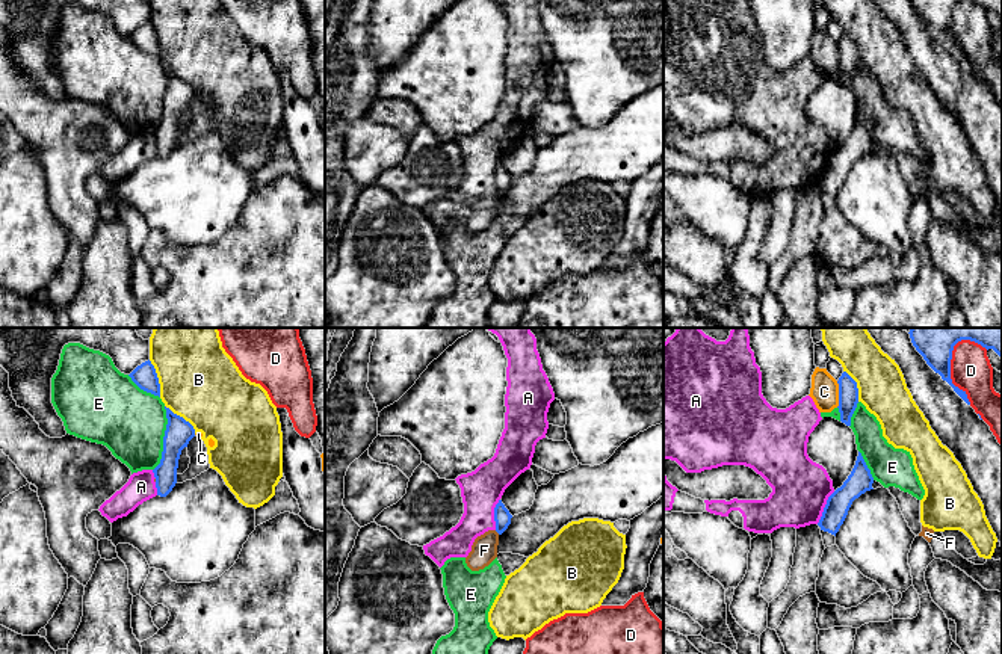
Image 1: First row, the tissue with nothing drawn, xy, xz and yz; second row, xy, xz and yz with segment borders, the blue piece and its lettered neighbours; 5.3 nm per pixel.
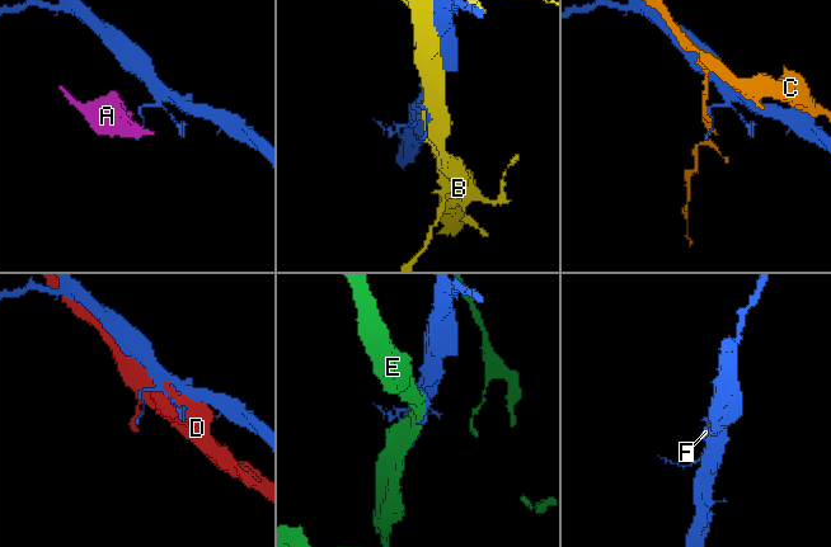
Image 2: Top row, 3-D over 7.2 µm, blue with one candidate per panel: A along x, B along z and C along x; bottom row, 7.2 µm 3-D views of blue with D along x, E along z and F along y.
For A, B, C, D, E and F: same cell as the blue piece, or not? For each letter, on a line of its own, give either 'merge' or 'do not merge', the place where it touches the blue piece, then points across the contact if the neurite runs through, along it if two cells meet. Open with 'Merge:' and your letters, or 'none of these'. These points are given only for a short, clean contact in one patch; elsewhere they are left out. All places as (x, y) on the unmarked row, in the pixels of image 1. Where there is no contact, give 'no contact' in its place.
Merge: none of these
A: do not merge; contact yz (824, 169); border yz (834, 153), (816, 185)
B: do not merge; contact xy (157, 40)
C: do not merge; contact yz (839, 56)
D: do not merge; contact yz (949, 33)
E: do not merge; contact xy (163, 100)
F: do not merge; contact xz (497, 194); border xz (494, 192), (499, 195)

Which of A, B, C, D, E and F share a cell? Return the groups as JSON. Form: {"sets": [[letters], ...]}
{"sets": [["A", "F"], ["B"], ["C"], ["D"], ["E"]]}

